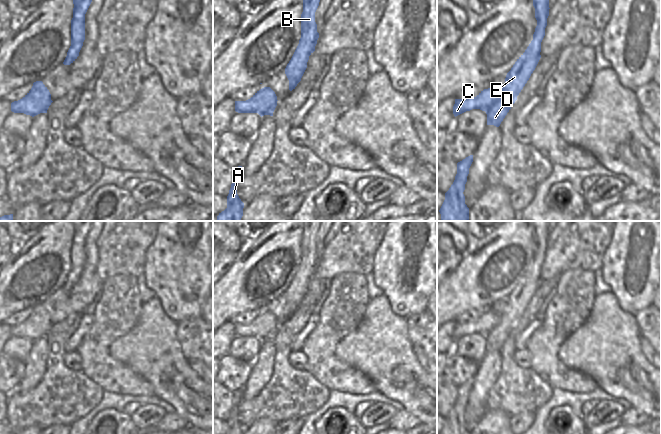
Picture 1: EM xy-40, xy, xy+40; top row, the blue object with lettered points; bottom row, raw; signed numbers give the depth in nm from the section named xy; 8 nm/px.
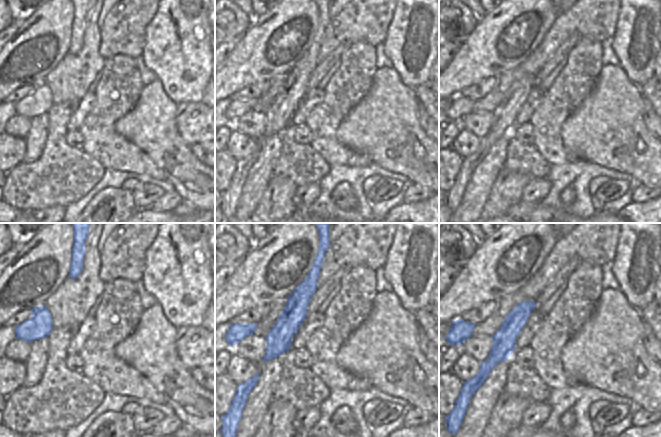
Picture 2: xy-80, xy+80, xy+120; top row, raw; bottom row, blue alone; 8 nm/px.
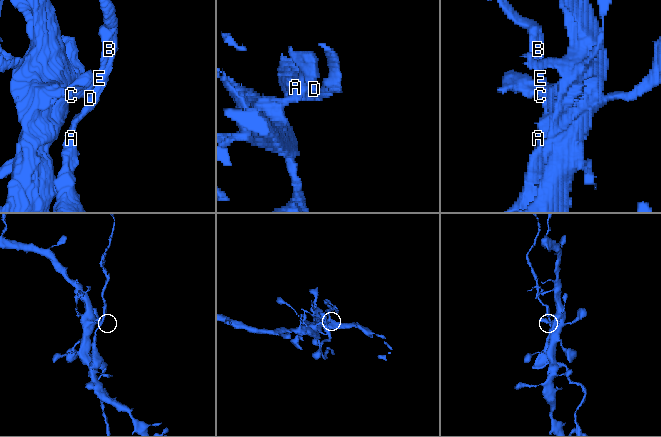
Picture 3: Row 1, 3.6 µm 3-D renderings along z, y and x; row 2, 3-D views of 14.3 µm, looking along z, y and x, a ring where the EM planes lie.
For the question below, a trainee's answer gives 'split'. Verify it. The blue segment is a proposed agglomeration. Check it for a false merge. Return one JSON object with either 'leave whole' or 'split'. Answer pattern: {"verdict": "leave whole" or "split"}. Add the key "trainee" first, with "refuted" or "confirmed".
{"trainee": "confirmed", "verdict": "split"}

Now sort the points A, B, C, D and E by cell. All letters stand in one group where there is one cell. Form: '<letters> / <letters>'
A B D E / C

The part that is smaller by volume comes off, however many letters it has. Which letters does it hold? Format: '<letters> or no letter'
A, B, D, E

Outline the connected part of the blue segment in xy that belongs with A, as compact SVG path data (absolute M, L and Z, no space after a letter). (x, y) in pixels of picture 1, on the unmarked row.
M242 390L234 391L235 394L235 404L231 408L229 418L227 420L227 432L225 434L243 434L244 427L241 425L237 418L236 406L240 399L243 399Z

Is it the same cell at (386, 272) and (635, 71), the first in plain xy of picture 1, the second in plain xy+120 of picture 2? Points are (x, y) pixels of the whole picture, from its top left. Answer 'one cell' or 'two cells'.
one cell

